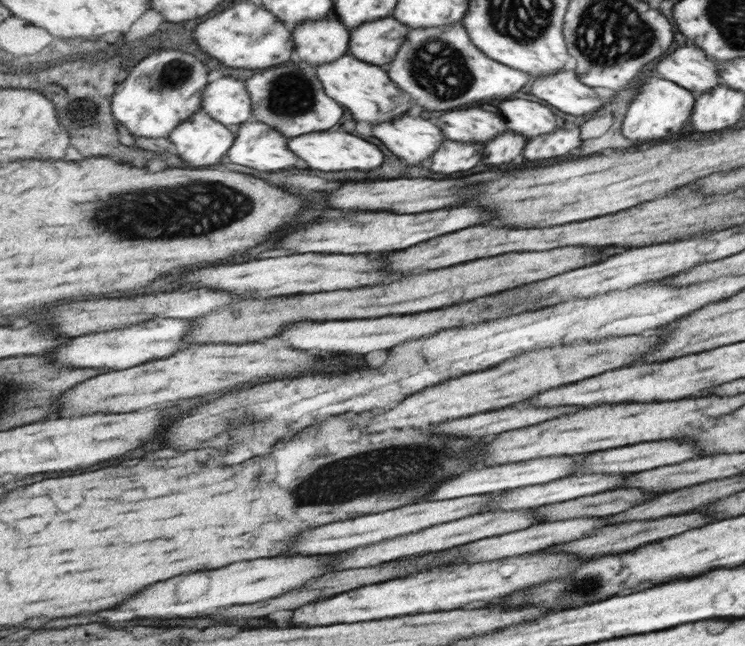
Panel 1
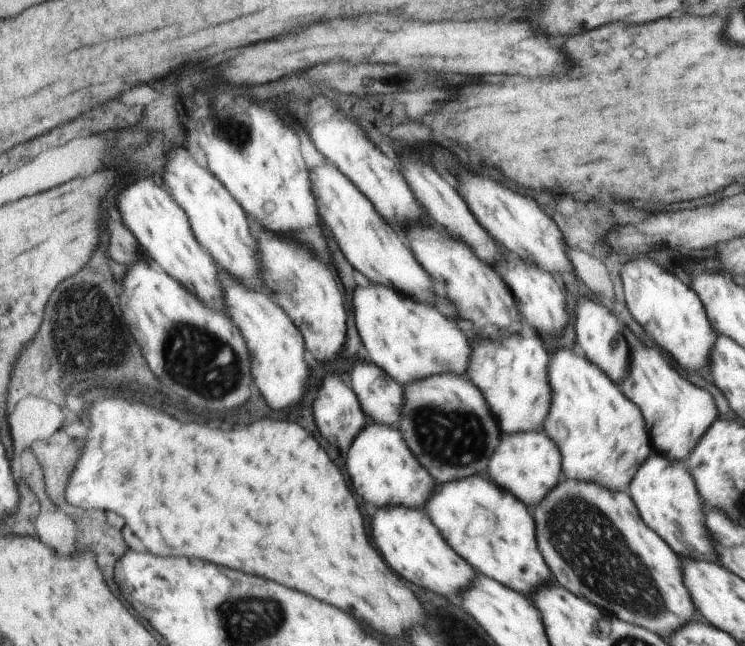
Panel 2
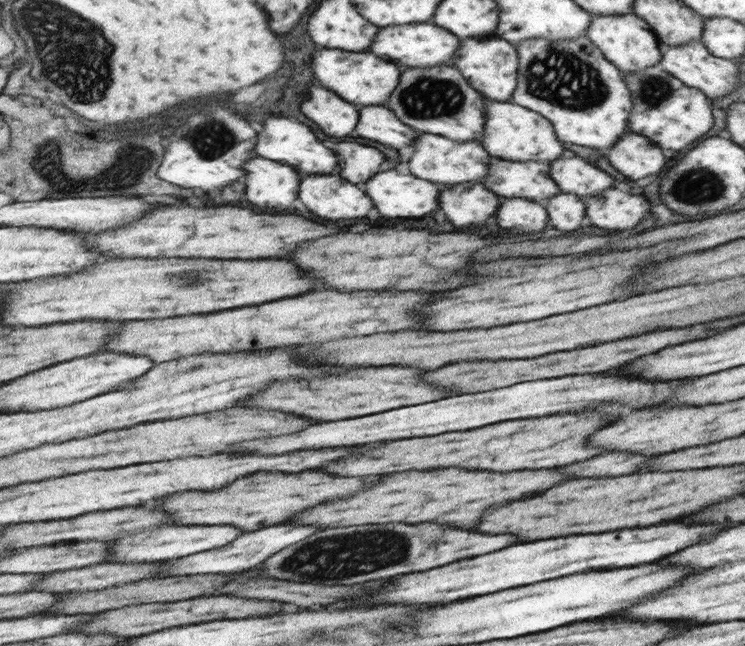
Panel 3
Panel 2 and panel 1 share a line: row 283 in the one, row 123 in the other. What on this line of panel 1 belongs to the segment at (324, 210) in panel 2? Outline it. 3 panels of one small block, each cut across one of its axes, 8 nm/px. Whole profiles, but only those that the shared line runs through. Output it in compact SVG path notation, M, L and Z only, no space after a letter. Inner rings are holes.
M398 116L398 120L374 124L372 136L378 138L394 156L418 164L426 160L444 140L438 126L424 118Z

